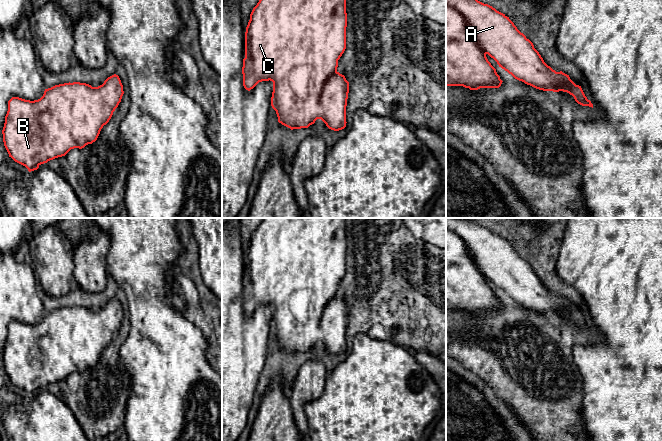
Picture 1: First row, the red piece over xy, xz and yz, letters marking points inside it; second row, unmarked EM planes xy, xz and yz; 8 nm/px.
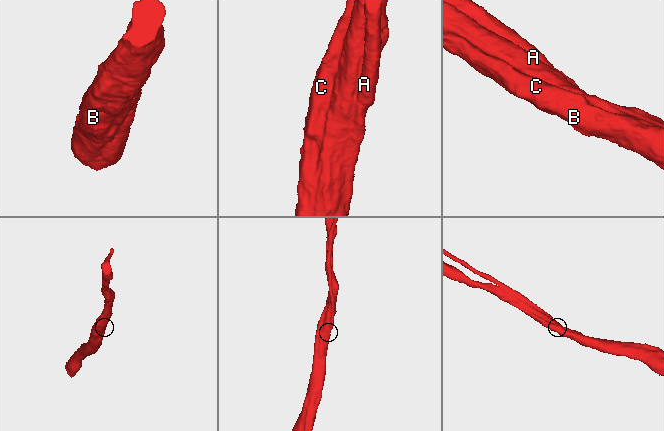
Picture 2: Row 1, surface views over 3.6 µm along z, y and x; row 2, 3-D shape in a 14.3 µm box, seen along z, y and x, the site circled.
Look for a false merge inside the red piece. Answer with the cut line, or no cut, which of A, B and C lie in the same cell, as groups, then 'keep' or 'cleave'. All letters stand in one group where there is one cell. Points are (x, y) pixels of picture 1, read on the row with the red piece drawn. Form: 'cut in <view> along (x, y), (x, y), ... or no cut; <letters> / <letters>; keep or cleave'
no cut; A B C; keep

